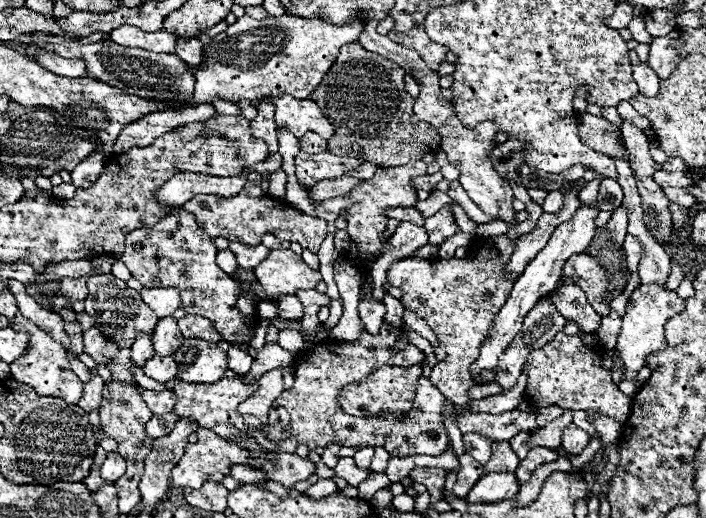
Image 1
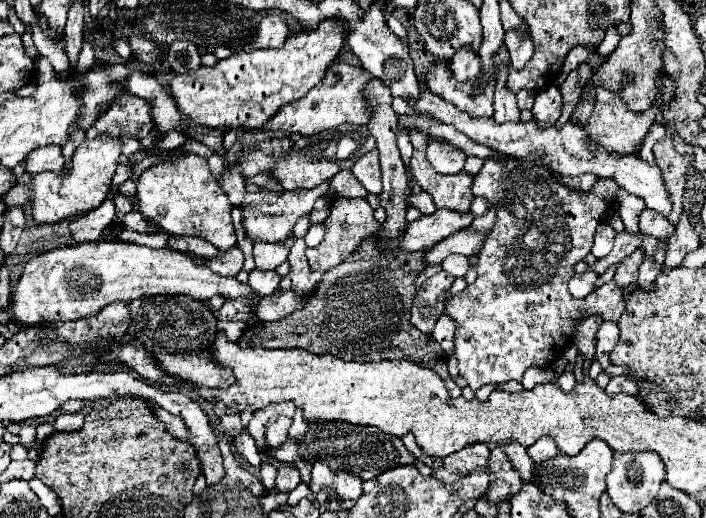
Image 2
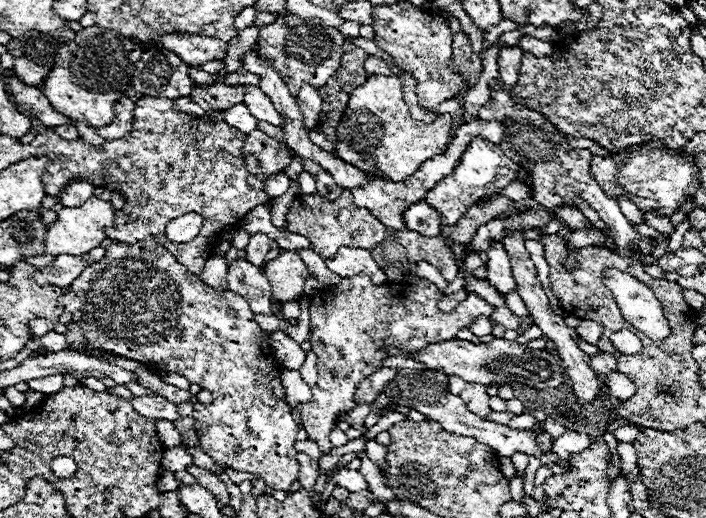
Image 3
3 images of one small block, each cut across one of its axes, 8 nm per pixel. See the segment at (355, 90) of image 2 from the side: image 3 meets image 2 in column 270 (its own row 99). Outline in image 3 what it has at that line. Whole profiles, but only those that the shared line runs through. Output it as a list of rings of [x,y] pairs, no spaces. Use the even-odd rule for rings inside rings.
[[[120,98],[116,104],[114,104],[114,122],[110,126],[102,126],[102,130],[96,130],[104,140],[118,140],[118,138],[124,138],[126,134],[132,132],[132,122],[134,122],[134,116],[132,116],[132,110],[134,110],[134,102],[130,98]]]

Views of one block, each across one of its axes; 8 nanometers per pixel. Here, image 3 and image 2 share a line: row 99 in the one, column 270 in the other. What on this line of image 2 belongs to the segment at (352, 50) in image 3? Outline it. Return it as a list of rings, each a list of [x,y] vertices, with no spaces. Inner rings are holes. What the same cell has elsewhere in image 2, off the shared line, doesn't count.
[[[380,234],[364,240],[346,262],[338,264],[336,268],[324,272],[318,288],[308,298],[306,308],[294,312],[286,318],[274,322],[254,322],[244,328],[244,334],[238,340],[238,346],[252,348],[304,348],[314,354],[334,354],[342,360],[356,360],[356,362],[378,362],[378,360],[412,360],[416,364],[428,366],[438,372],[440,378],[448,384],[450,396],[460,396],[462,388],[448,376],[446,370],[446,354],[442,358],[442,350],[430,334],[420,332],[410,324],[410,306],[414,300],[414,278],[418,276],[422,266],[422,252],[376,252],[376,240]]]

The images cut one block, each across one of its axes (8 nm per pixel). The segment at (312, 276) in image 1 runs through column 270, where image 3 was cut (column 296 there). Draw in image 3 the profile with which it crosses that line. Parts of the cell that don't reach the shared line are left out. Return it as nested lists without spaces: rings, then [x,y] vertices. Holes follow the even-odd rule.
[[[284,250],[266,266],[266,278],[272,286],[272,296],[278,302],[296,300],[302,294],[302,286],[310,276],[308,266],[296,250]]]

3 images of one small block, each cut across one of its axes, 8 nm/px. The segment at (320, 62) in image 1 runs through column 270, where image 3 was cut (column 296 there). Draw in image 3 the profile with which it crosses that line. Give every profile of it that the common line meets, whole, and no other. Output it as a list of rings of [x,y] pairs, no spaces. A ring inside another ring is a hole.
[[[284,14],[278,16],[274,24],[260,30],[256,50],[262,54],[262,58],[270,58],[270,62],[274,62],[274,68],[280,70],[290,94],[298,96],[304,84],[320,88],[336,74],[344,54],[342,44],[344,34],[340,34],[338,28],[324,26],[318,18],[298,18],[294,14]]]

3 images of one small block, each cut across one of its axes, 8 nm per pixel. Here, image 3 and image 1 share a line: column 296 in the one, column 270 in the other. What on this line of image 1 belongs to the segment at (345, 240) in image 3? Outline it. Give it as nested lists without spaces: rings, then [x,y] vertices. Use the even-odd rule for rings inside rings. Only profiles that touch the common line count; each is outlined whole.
[[[246,186],[234,198],[218,198],[218,196],[196,196],[182,206],[186,212],[194,214],[194,220],[206,230],[212,238],[226,238],[230,242],[240,242],[246,246],[258,246],[264,234],[274,234],[288,242],[298,242],[302,248],[312,250],[314,254],[320,250],[320,244],[326,236],[326,220],[308,216],[284,200],[272,200],[262,192],[260,186]]]

